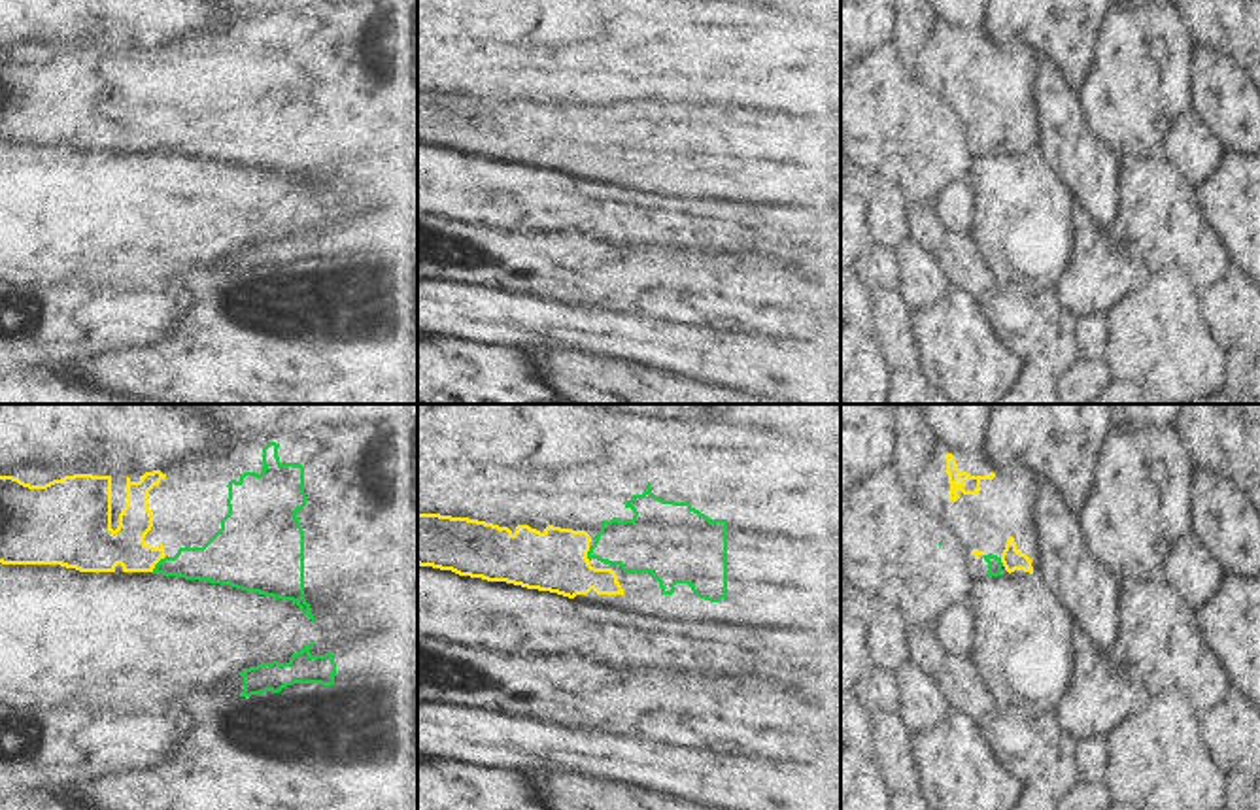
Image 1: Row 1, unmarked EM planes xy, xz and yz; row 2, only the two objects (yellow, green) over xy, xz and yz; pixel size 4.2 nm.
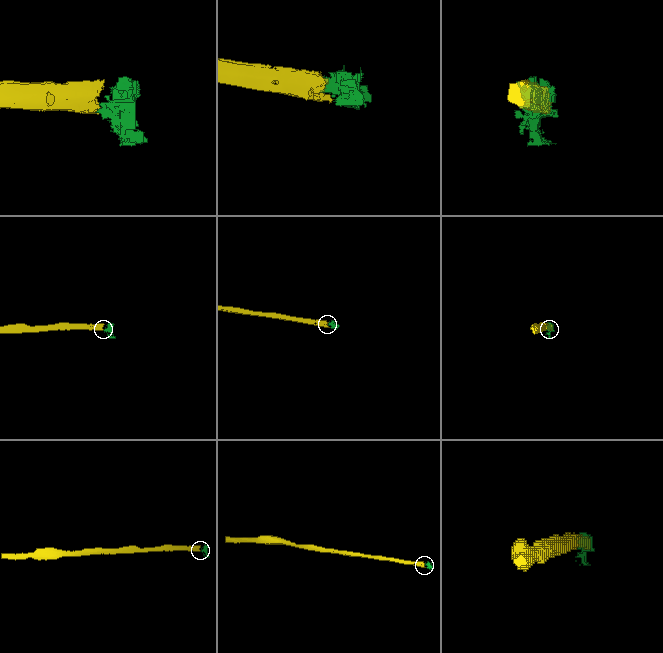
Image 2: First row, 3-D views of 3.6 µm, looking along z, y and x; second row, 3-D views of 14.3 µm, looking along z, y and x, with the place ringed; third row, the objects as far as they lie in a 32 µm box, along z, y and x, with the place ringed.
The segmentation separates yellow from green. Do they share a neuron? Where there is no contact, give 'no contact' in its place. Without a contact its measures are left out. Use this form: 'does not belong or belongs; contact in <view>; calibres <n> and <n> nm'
belongs; contact in xy; calibres 200 and 180 nm

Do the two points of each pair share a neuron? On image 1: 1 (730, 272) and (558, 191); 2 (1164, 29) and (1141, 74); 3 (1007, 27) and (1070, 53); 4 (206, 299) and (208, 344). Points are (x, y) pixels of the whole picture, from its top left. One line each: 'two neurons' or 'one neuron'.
1: two neurons
2: one neuron
3: one neuron
4: one neuron

